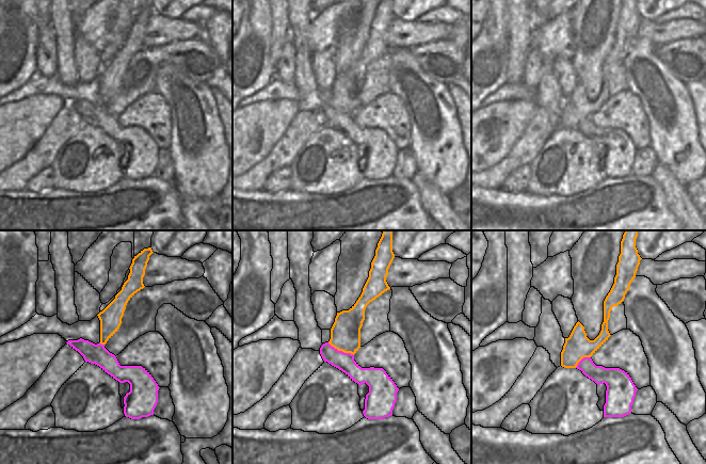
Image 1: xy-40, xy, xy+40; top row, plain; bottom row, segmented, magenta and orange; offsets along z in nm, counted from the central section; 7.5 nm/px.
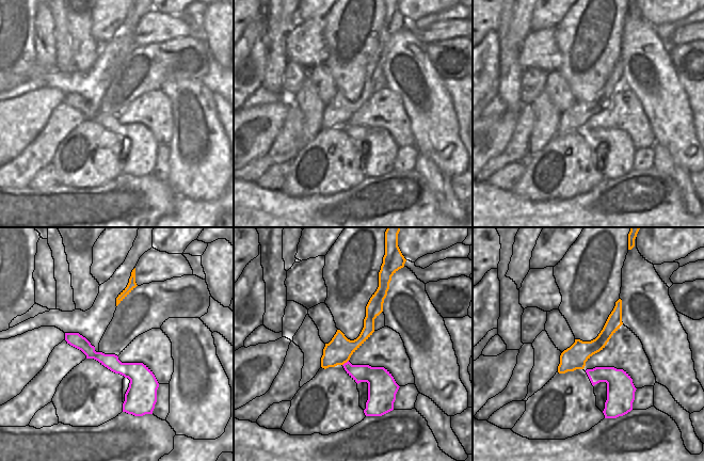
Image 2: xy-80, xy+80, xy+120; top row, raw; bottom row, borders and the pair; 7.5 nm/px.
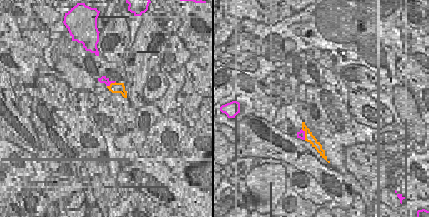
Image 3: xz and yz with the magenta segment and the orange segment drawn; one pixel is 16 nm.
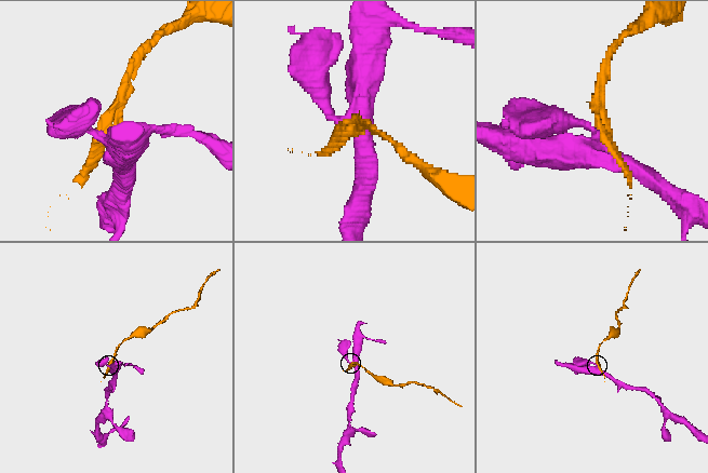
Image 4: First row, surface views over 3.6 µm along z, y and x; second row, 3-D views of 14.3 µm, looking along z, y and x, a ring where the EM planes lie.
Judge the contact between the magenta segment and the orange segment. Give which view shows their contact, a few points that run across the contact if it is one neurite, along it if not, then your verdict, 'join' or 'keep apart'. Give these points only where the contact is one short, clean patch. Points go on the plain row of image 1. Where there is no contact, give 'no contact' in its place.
meets magenta in xy; line xy (327, 104), (338, 111), (350, 113), (353, 116); keep apart

